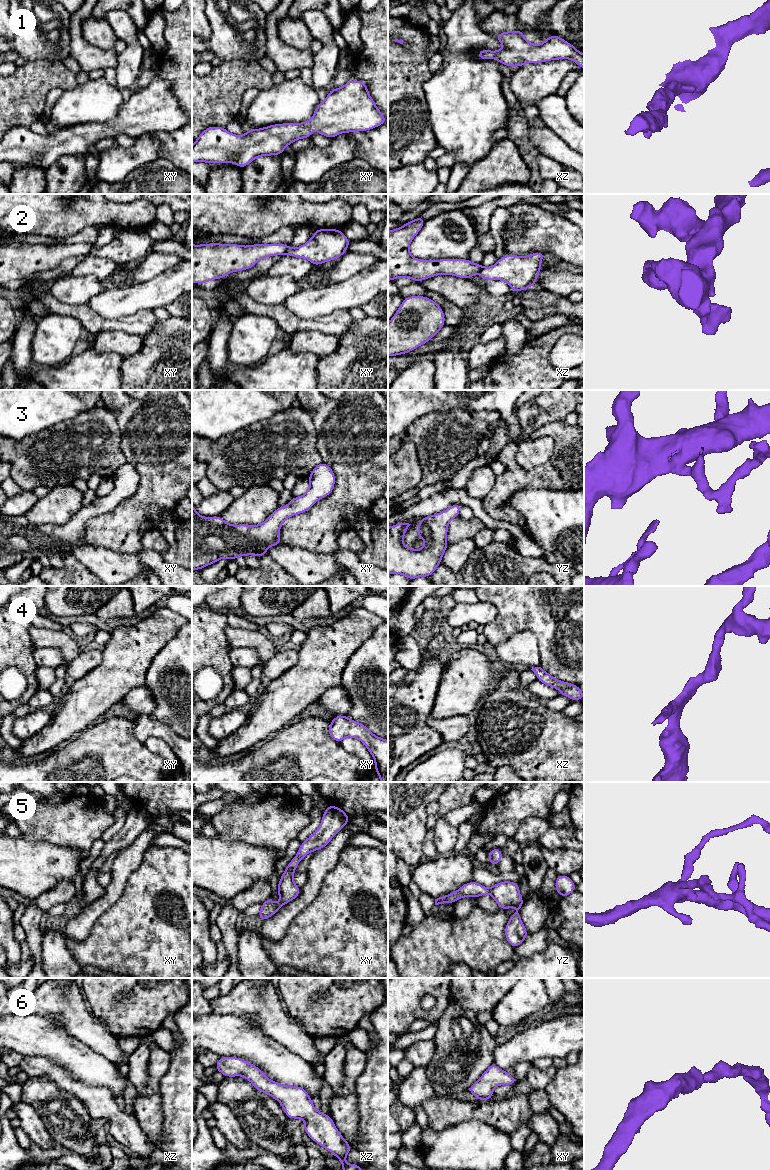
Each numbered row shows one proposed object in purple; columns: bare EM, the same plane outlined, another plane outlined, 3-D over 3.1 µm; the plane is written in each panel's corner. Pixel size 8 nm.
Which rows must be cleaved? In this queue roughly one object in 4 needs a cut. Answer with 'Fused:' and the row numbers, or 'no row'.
Fused: 2

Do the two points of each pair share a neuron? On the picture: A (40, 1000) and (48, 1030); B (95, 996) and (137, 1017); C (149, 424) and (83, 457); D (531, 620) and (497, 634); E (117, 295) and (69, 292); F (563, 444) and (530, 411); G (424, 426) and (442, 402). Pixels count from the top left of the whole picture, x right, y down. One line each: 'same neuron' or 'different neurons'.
A: different neurons
B: same neuron
C: different neurons
D: same neuron
E: different neurons
F: different neurons
G: different neurons

